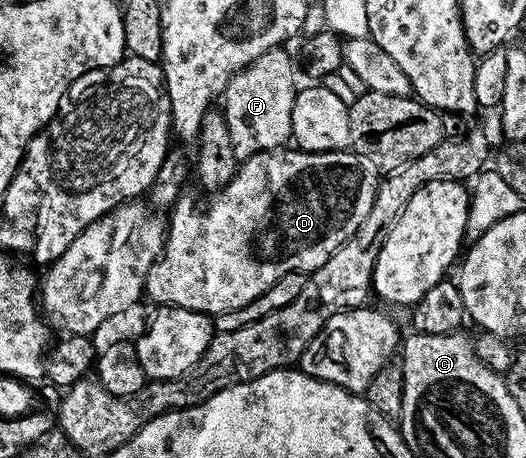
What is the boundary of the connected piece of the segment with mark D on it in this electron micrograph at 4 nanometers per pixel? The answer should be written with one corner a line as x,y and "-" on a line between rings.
282,148
272,156
244,159
237,167
237,175
210,197
213,199
210,200
209,207
200,206
189,195
189,192
182,193
181,197
177,199
177,202
171,208
171,213
167,218
165,248
161,251
161,257
154,262
149,270
149,275
145,277
143,294
146,299
150,298
151,301
157,302
156,305
158,307
178,306
188,310
198,310
199,313
210,316
216,316
235,308
243,308
247,304
251,304
251,300
255,300
255,296
267,292
267,288
271,288
271,284
275,284
275,280
279,280
279,276
318,270
357,231
359,224
363,224
363,220
367,220
367,212
371,212
371,204
375,200
378,179
376,177
373,178
374,171
348,149
328,150
322,154
312,154
310,150
302,150
300,148
289,149

